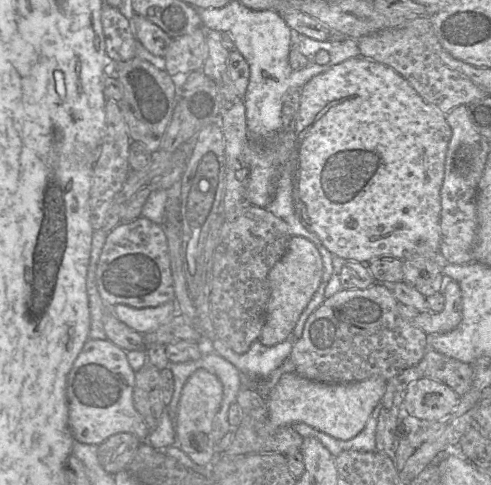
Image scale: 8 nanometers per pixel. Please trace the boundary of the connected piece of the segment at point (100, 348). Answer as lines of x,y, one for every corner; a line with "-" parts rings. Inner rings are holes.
89,338
74,361
66,382
68,426
74,441
98,446
120,432
131,433
141,441
147,440
150,430
133,403
134,384
135,372
129,365
126,352
107,338

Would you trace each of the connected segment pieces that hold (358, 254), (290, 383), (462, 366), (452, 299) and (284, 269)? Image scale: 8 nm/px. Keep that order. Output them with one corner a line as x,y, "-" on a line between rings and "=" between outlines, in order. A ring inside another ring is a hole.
364,57
347,59
310,79
301,88
292,151
292,199
295,212
304,227
316,234
332,255
347,261
367,264
383,255
401,260
410,254
439,254
440,191
444,178
446,153
452,134
446,115
423,100
408,81
393,68
=
296,372
284,373
266,398
270,421
276,426
306,423
339,440
349,440
365,427
373,410
381,402
387,381
382,377
372,377
349,383
322,383
307,379
=
428,348
421,361
415,366
421,377
437,380
449,386
462,397
471,388
474,366
442,355
=
446,280
442,293
445,297
445,305
439,313
429,310
420,312
399,302
397,311
403,319
427,335
450,332
462,321
462,297
459,284
453,280
=
292,236
284,256
268,273
270,295
266,309
266,321
261,330
259,341
272,346
288,339
316,290
323,275
322,258
316,246
301,236

